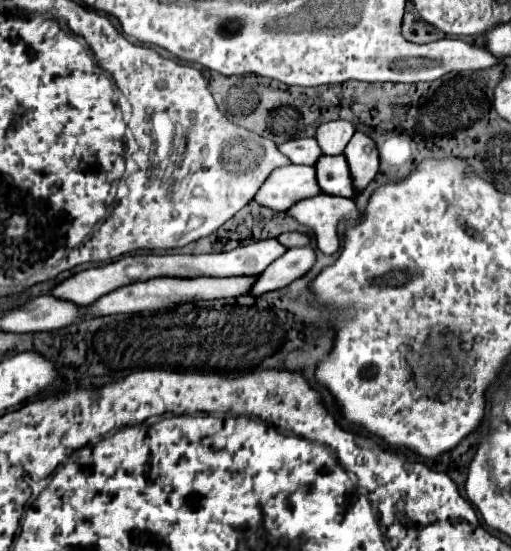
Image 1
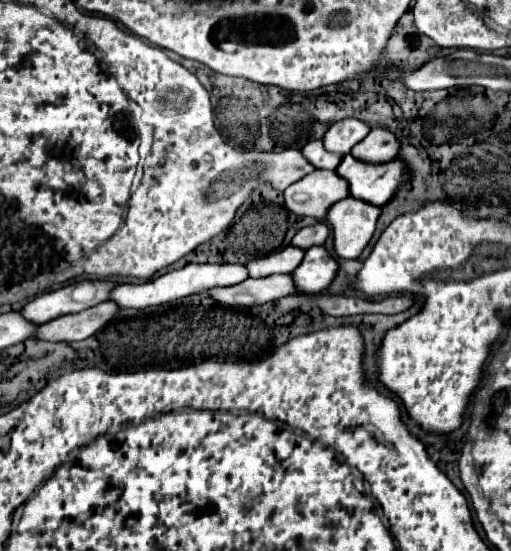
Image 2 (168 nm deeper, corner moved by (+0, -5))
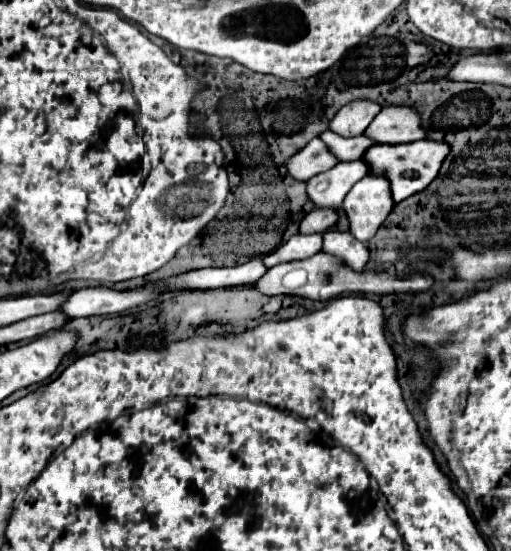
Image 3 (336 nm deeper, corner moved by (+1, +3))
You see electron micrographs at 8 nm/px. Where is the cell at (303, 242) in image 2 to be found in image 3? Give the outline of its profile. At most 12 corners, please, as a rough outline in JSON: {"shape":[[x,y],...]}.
{"shape":[[313,208],[303,234],[323,234],[337,222],[335,208]]}

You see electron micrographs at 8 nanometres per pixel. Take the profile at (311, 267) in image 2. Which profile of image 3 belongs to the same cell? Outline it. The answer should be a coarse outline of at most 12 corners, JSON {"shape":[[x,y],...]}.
{"shape":[[325,232],[323,252],[363,270],[369,262],[367,242],[349,232]]}

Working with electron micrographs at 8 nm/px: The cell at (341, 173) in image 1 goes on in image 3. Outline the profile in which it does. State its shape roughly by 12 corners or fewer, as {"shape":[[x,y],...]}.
{"shape":[[447,142],[377,144],[371,172],[387,176],[393,200],[423,192],[449,156]]}

